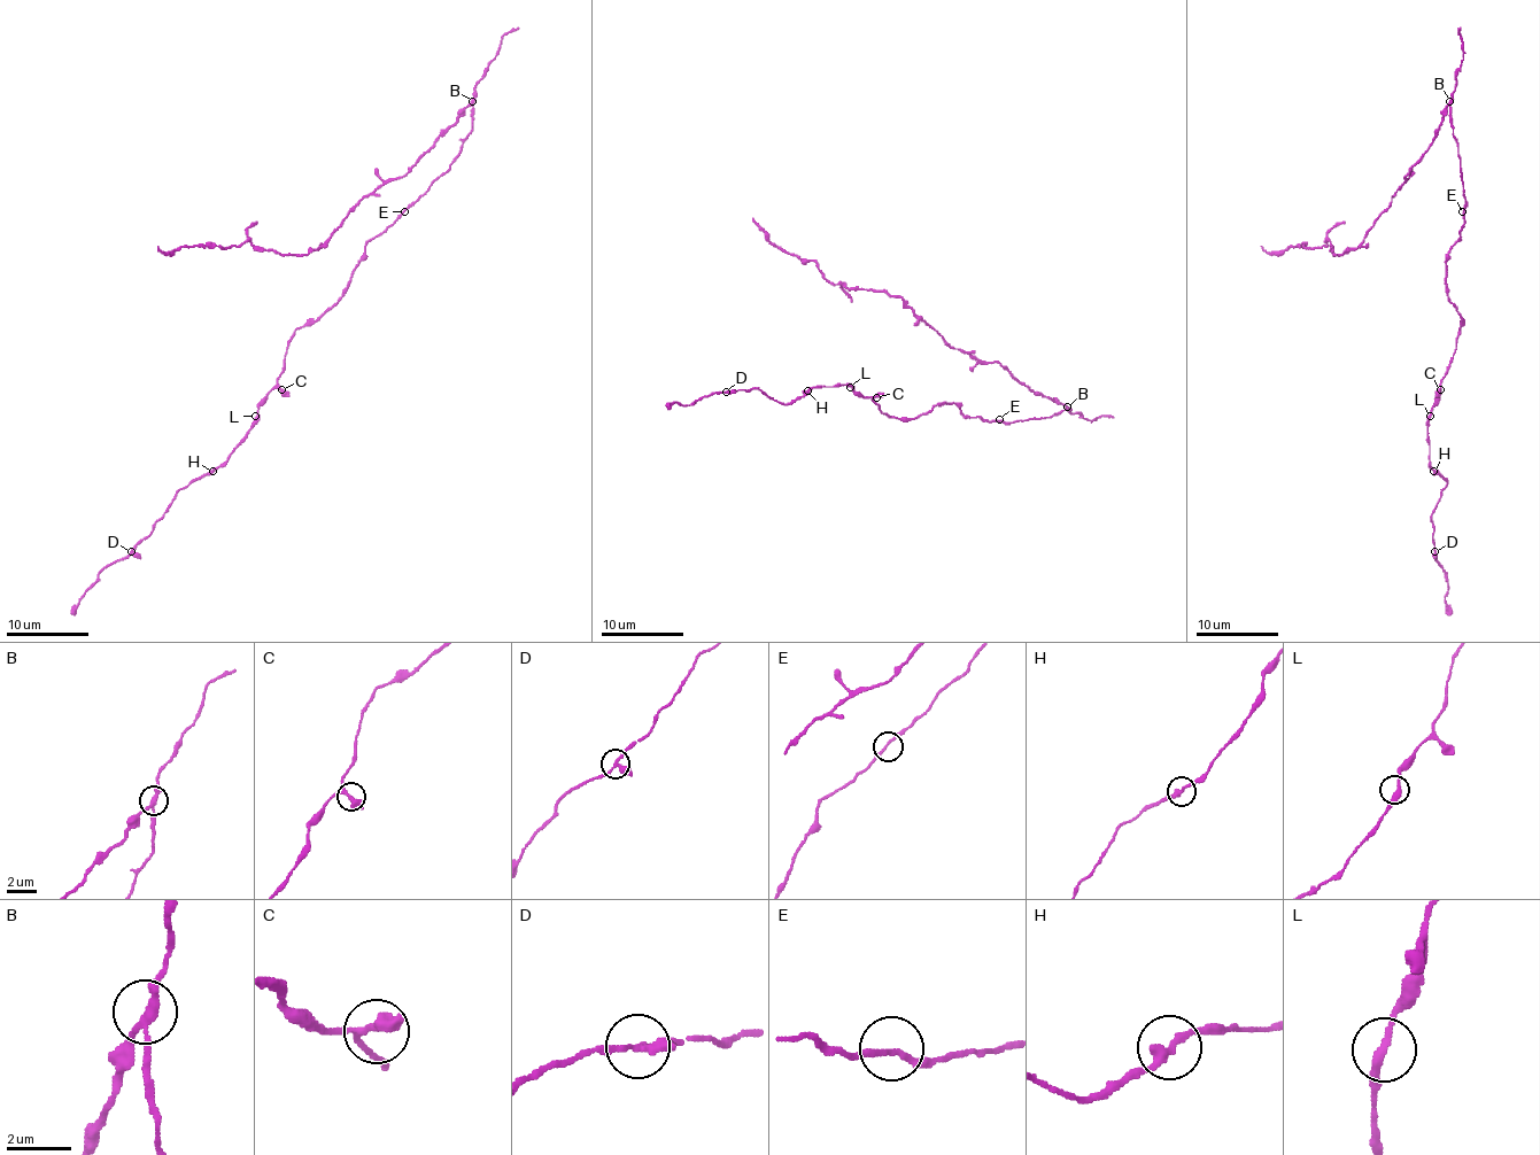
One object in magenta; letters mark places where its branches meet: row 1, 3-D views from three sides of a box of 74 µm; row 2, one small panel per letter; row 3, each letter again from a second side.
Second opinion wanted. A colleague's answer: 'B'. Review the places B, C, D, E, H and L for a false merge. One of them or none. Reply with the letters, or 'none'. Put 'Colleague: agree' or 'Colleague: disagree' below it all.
B
Colleague: agree

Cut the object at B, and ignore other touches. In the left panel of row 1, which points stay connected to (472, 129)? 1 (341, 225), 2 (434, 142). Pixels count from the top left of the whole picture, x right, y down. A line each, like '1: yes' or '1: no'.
1: no
2: no

